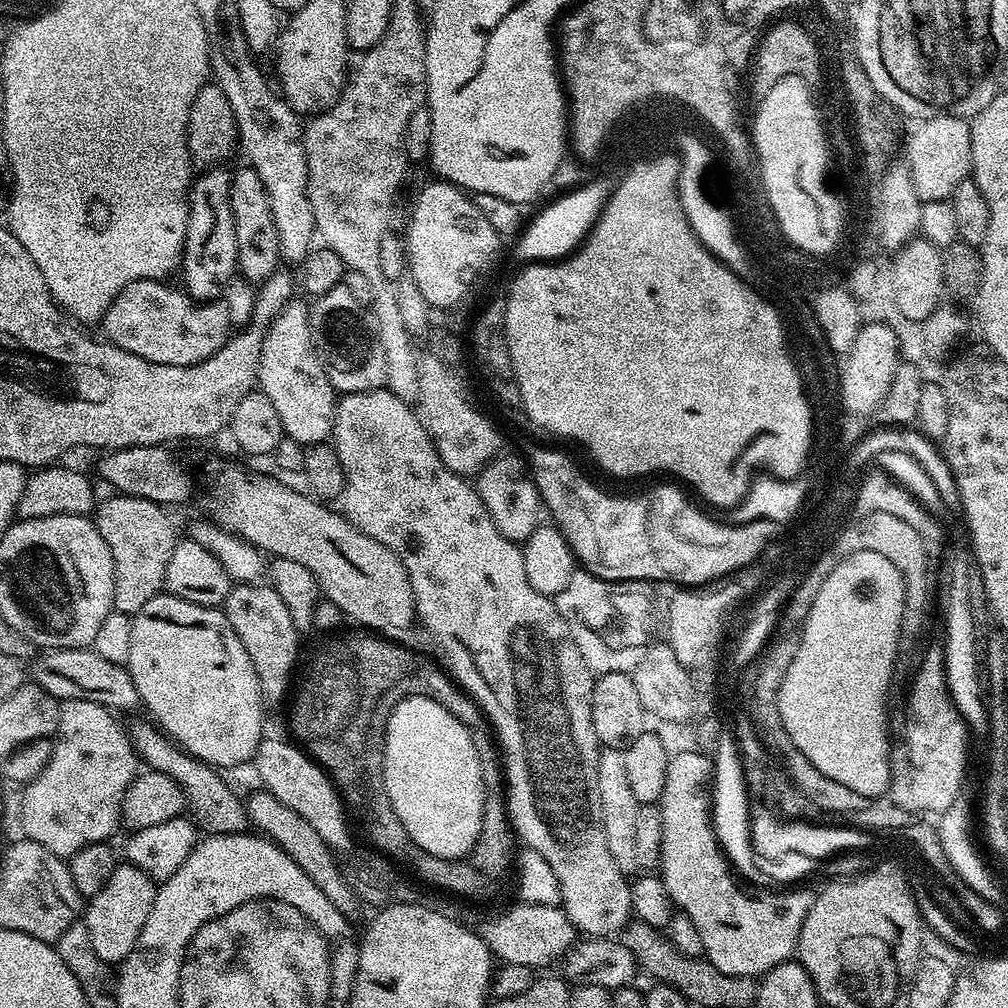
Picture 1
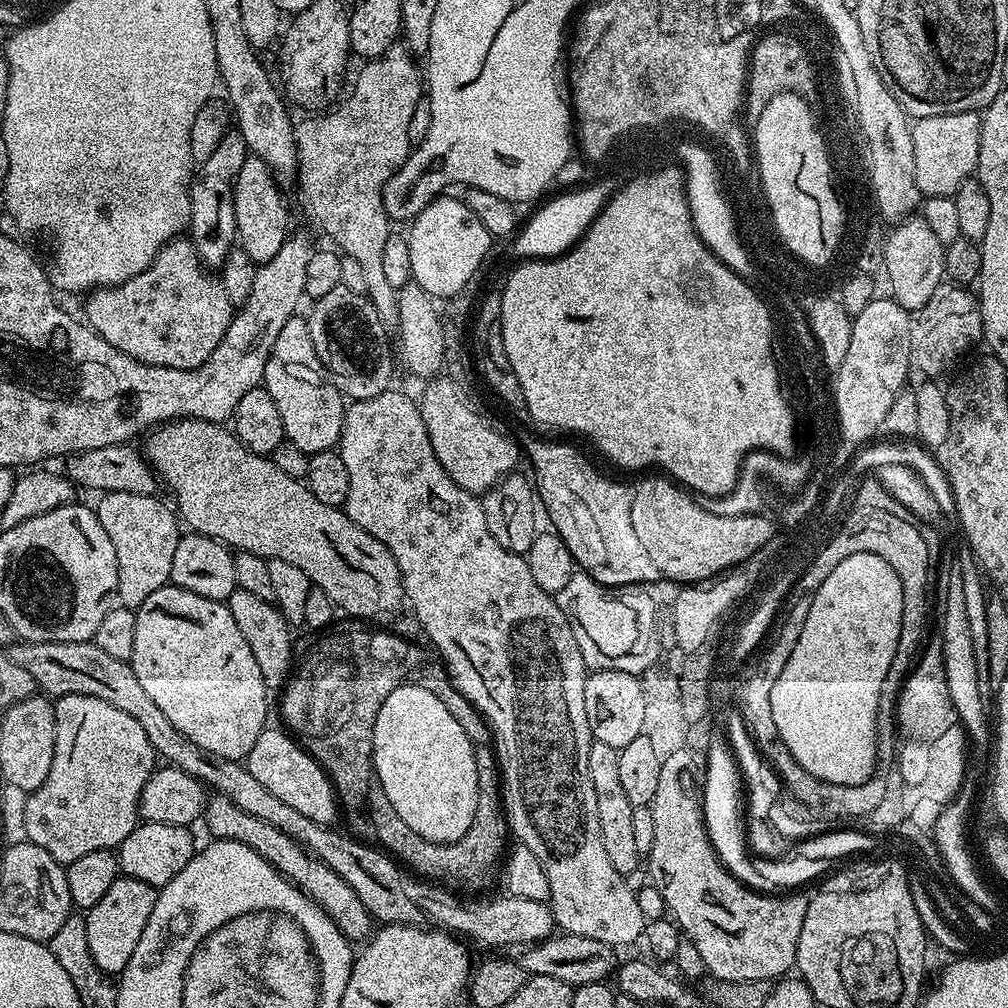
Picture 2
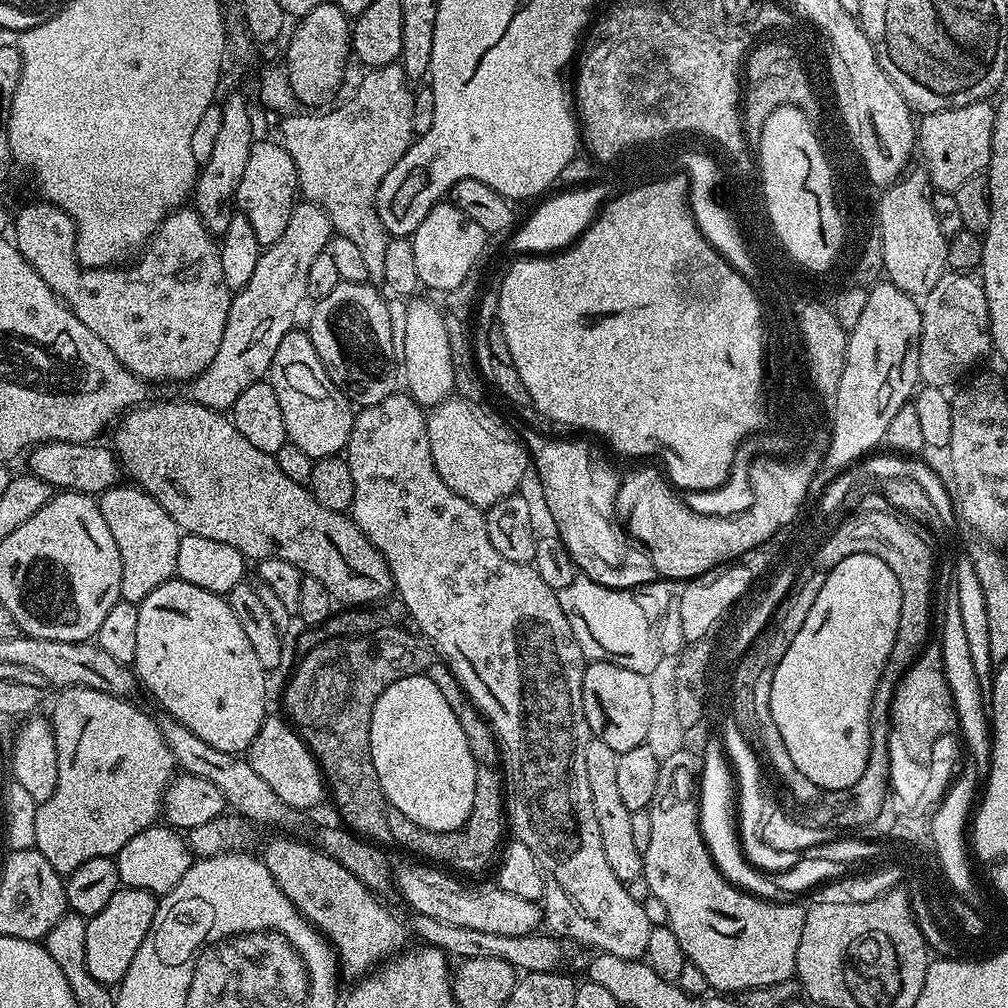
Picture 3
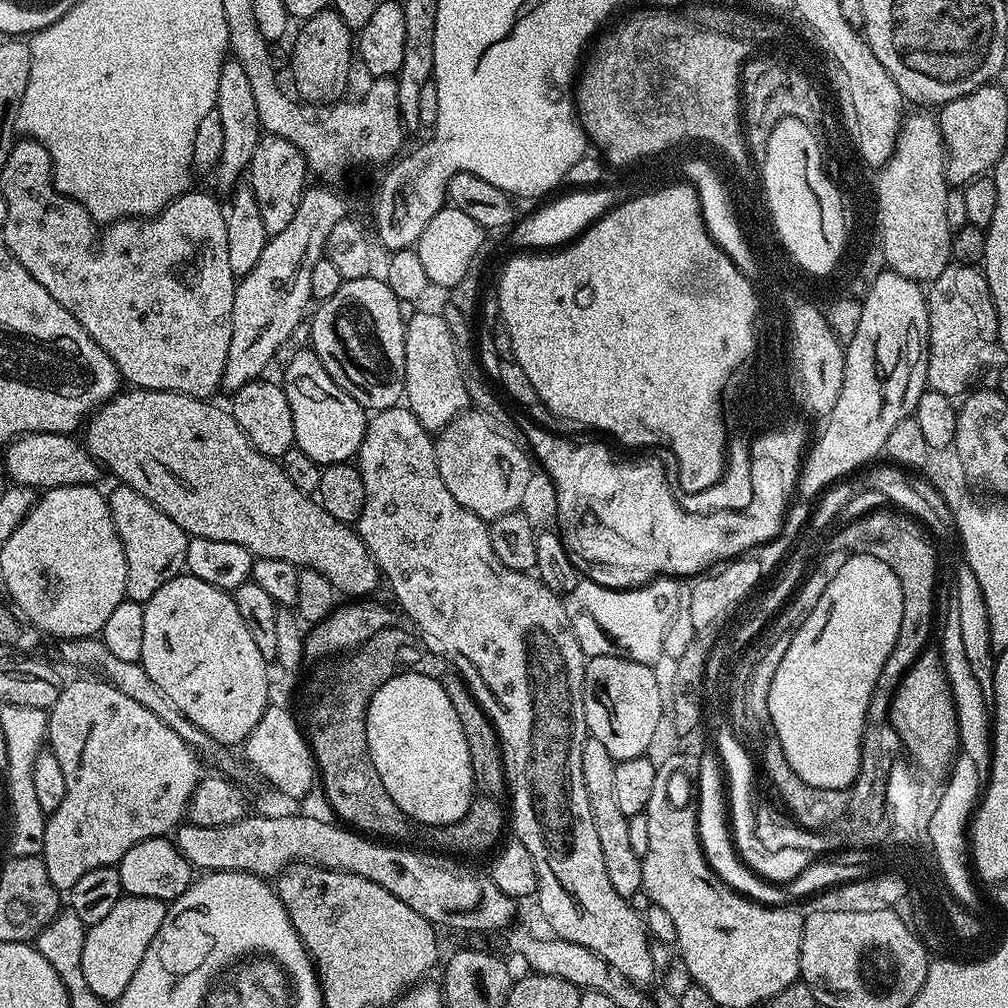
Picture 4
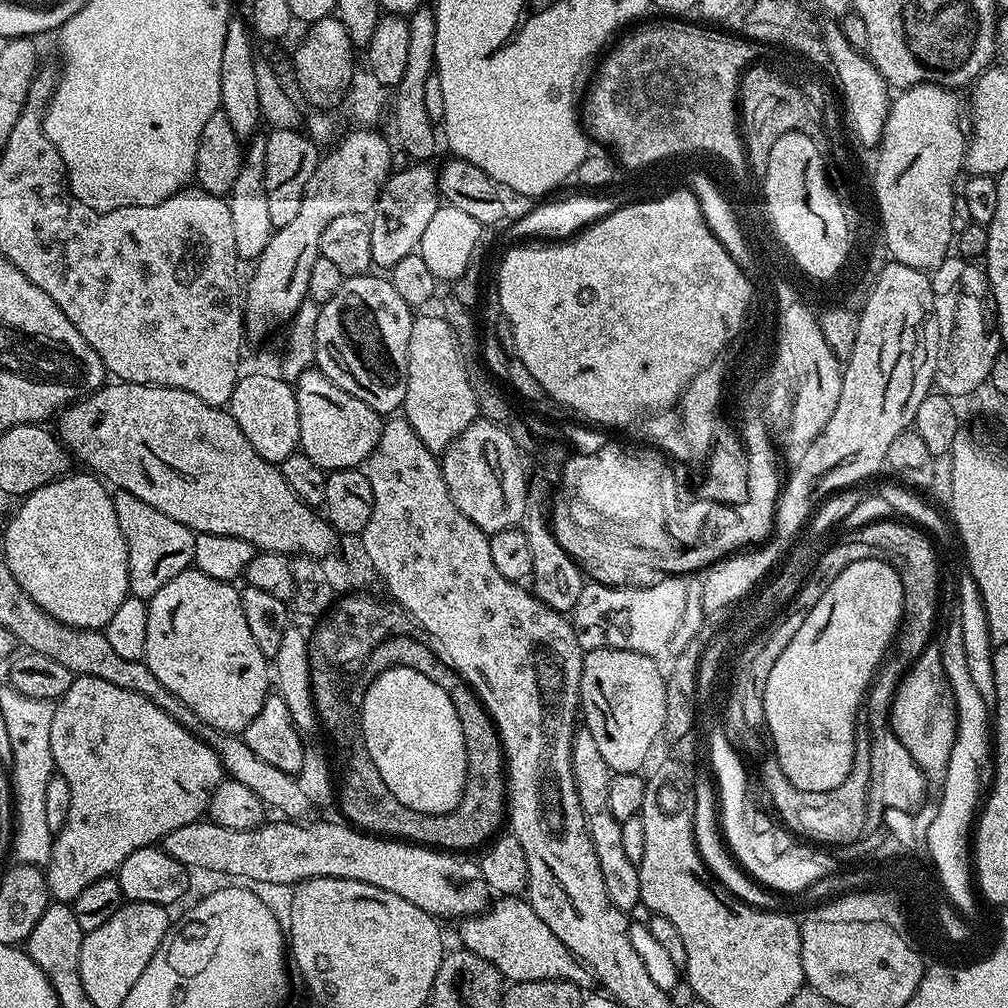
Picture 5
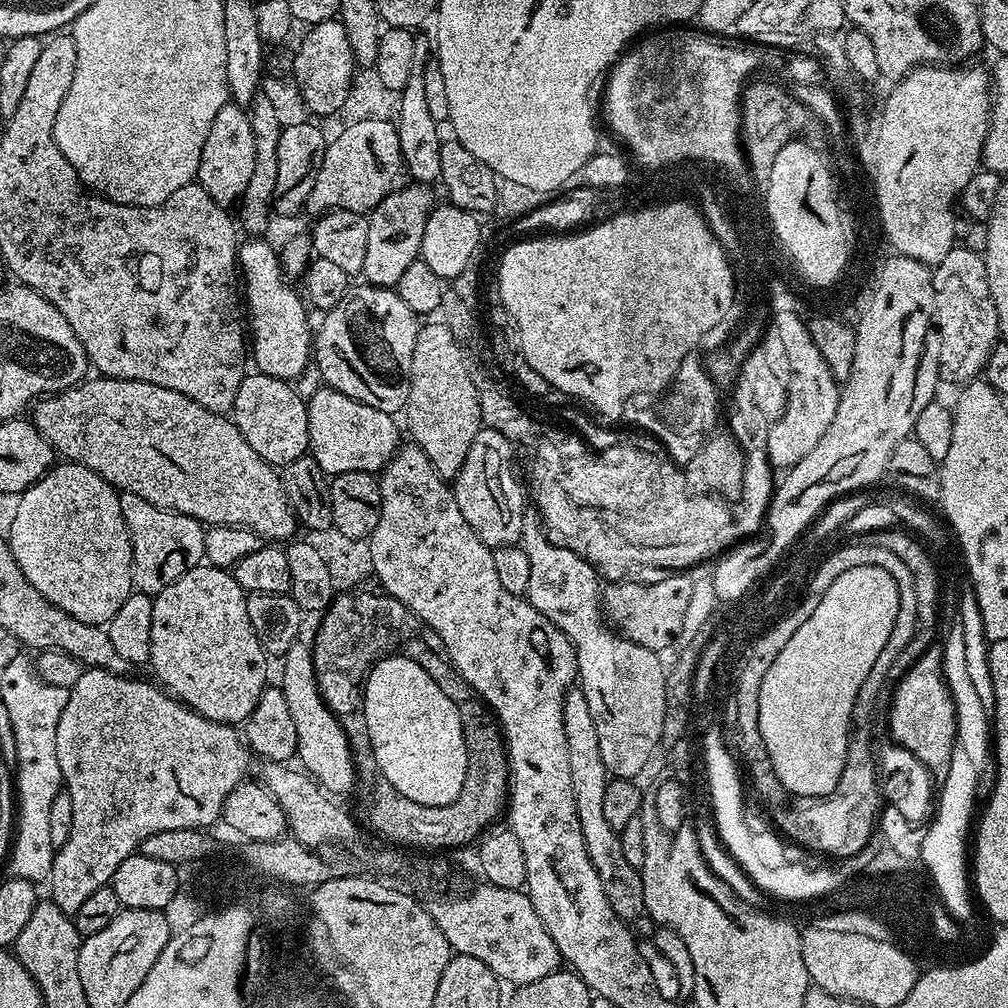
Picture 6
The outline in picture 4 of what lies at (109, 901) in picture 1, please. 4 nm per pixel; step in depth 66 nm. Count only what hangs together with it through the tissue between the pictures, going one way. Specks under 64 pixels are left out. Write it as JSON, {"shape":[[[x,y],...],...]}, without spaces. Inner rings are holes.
{"shape":[[[125,894],[112,907],[110,914],[106,914],[106,918],[102,918],[102,922],[91,925],[85,931],[82,946],[82,975],[86,977],[90,990],[94,990],[94,994],[98,994],[98,998],[115,1002],[122,994],[122,990],[126,990],[126,986],[130,986],[130,978],[134,978],[134,970],[138,970],[138,965],[142,963],[142,958],[146,954],[146,946],[150,946],[150,942],[154,942],[154,934],[158,934],[158,930],[162,926],[162,918],[166,918],[167,913],[168,904],[165,901]]]}

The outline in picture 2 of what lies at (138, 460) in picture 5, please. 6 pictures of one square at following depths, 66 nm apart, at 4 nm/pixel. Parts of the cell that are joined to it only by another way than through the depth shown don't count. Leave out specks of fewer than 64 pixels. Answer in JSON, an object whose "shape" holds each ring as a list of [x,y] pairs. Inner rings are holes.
{"shape":[[[169,420],[167,424],[151,429],[143,437],[143,455],[148,463],[152,465],[153,472],[162,481],[163,487],[165,484],[172,491],[172,496],[176,499],[176,504],[174,503],[175,511],[178,513],[179,519],[191,531],[214,538],[220,541],[221,544],[227,544],[229,549],[232,550],[249,552],[250,554],[281,560],[282,562],[291,562],[292,565],[298,566],[305,572],[315,587],[323,590],[326,598],[330,598],[341,613],[349,612],[350,615],[357,616],[360,620],[388,620],[400,607],[405,607],[404,583],[402,582],[402,573],[398,570],[398,562],[392,557],[390,550],[386,550],[386,546],[382,546],[382,542],[378,542],[378,538],[366,534],[366,530],[359,528],[348,517],[347,512],[334,506],[326,506],[326,502],[318,502],[318,498],[314,498],[314,494],[308,489],[304,480],[295,480],[290,478],[290,474],[282,474],[282,470],[278,470],[278,466],[274,466],[271,458],[259,452],[249,452],[246,445],[237,438],[235,431],[228,429],[227,432],[226,429],[227,427],[214,422],[206,422],[205,420]]]}

